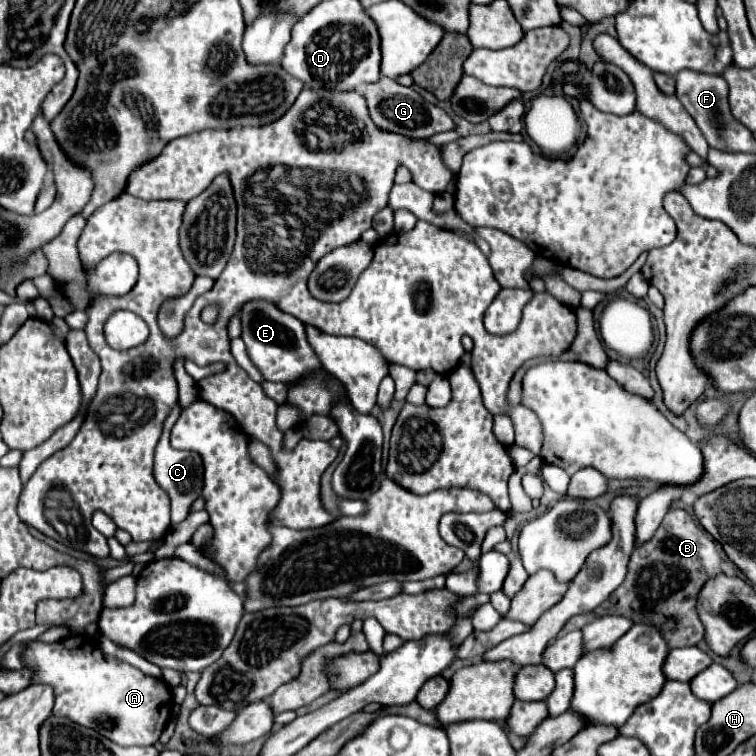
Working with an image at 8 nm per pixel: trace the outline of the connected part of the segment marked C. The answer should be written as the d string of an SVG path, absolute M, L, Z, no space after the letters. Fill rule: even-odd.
M177 402L175 408L169 412L169 418L165 420L161 440L159 440L157 448L155 448L155 464L153 464L153 474L155 474L157 484L171 498L171 524L179 524L179 522L183 522L187 518L189 506L199 498L201 488L203 488L203 462L201 462L201 456L197 452L181 452L181 450L175 450L169 444L169 432L173 428L173 424L177 422L179 414L181 414L181 406Z

